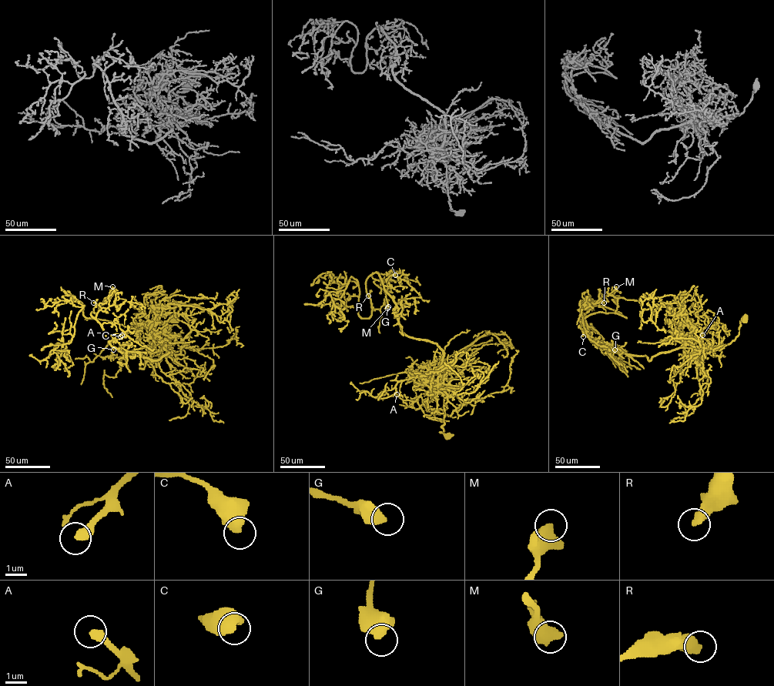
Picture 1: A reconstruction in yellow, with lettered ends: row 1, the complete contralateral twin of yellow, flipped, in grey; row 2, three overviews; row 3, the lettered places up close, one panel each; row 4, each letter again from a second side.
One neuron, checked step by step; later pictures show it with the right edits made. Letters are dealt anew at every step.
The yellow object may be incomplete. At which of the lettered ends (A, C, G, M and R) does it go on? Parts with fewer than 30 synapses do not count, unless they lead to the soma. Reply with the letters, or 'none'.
A

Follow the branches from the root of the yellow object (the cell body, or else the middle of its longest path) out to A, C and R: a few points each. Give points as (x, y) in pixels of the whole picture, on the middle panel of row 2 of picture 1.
A: (447, 436), (440, 432), (444, 431), (441, 393), (422, 393), (414, 401), (402, 399), (397, 394)
C: (447, 436), (440, 432), (443, 350), (402, 331), (383, 286), (395, 275)
R: (447, 436), (440, 432), (442, 349), (404, 333), (376, 272), (366, 279), (368, 296)

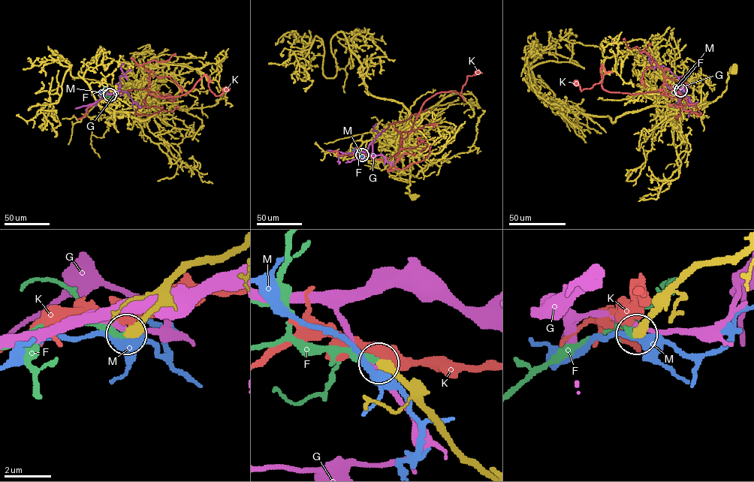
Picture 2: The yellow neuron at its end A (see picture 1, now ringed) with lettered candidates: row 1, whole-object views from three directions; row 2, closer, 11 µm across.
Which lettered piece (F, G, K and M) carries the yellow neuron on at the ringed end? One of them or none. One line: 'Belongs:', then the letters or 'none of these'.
Belongs: F

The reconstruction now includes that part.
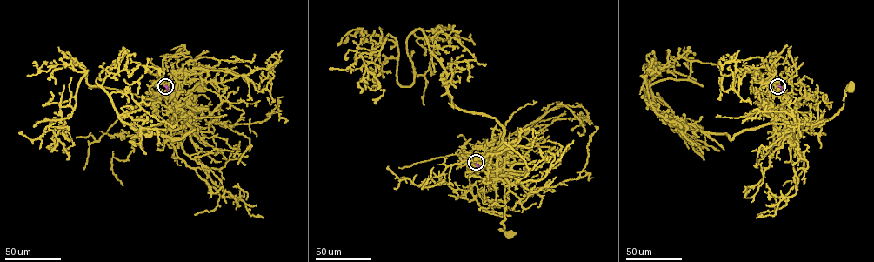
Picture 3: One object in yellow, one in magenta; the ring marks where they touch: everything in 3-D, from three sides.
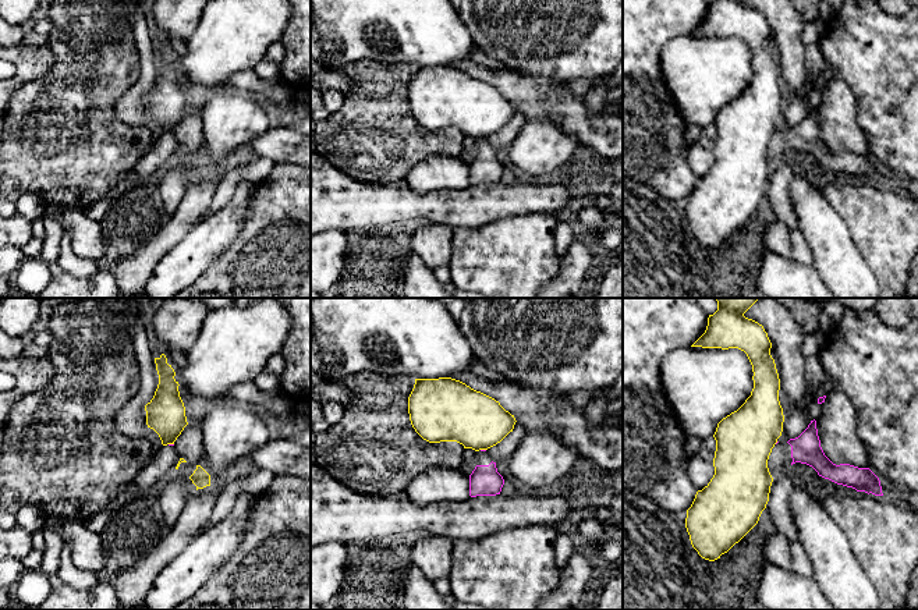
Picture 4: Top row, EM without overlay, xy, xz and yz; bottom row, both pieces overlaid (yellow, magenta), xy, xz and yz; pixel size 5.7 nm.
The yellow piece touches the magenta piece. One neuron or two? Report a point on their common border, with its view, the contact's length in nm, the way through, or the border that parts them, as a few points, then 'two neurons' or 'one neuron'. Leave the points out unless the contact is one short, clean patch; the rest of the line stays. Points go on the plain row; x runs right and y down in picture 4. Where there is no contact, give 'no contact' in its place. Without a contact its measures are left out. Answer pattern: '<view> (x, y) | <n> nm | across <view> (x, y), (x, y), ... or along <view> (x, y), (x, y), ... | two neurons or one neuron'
xy (172, 131) | 30 nm | along xy (169, 131), (173, 133) | two neurons

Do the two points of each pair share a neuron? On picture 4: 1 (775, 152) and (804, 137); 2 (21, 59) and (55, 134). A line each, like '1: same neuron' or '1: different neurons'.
1: same neuron
2: different neurons

